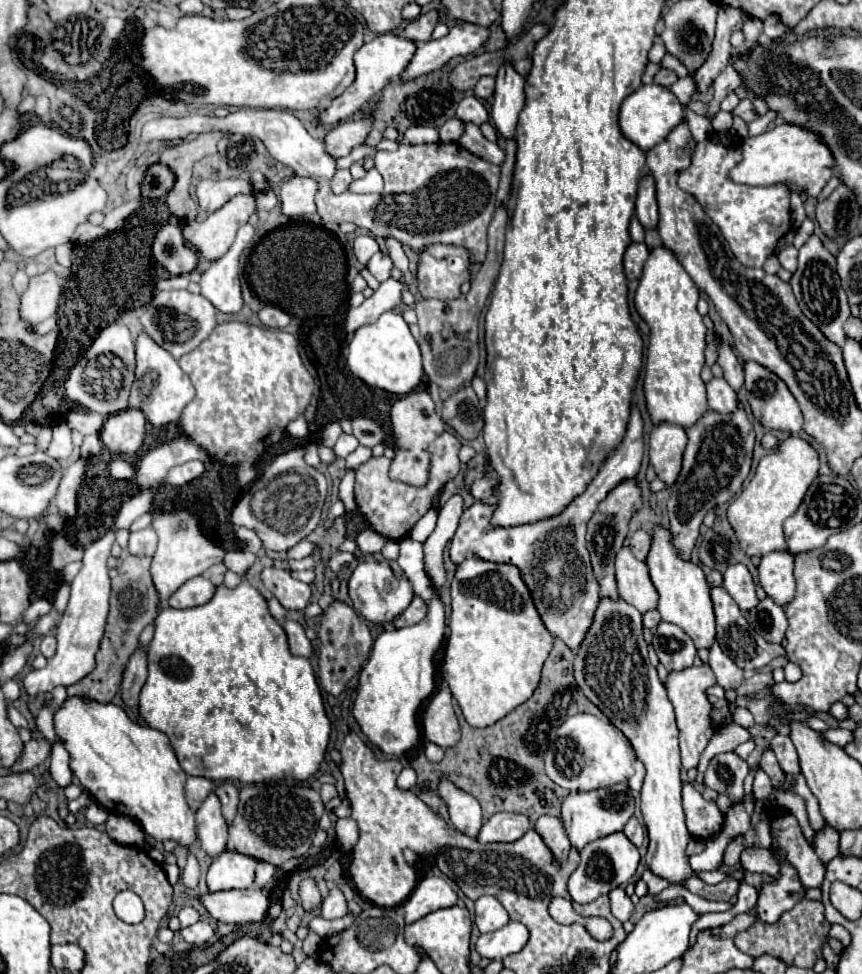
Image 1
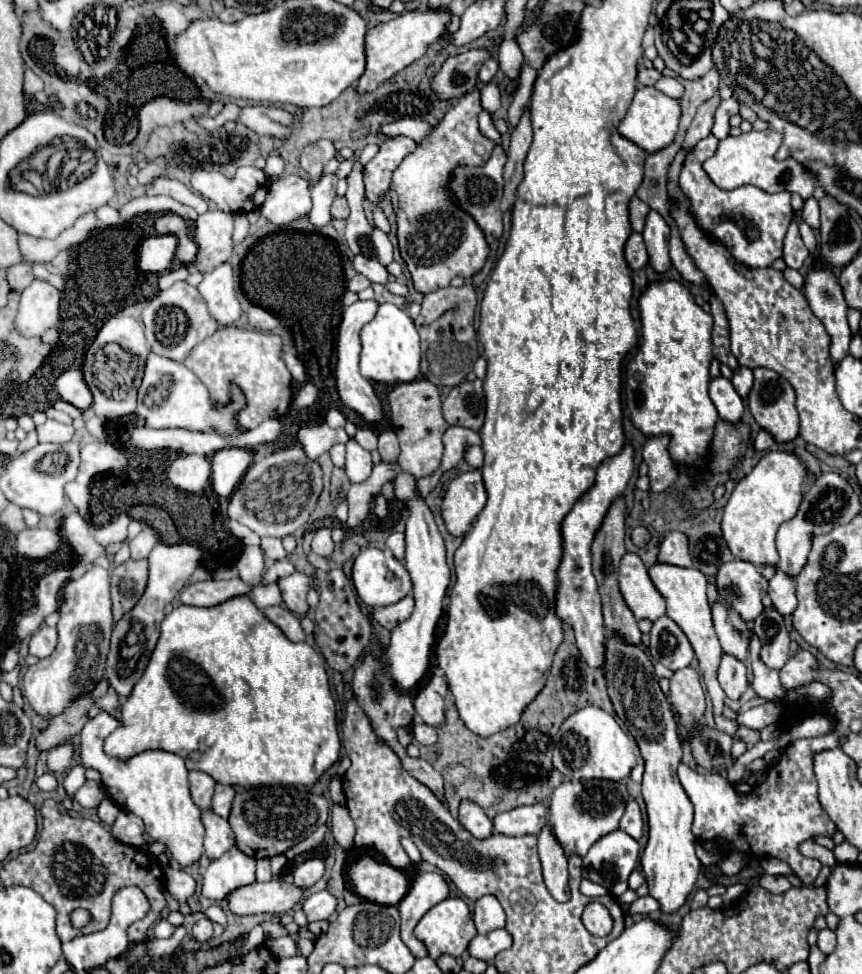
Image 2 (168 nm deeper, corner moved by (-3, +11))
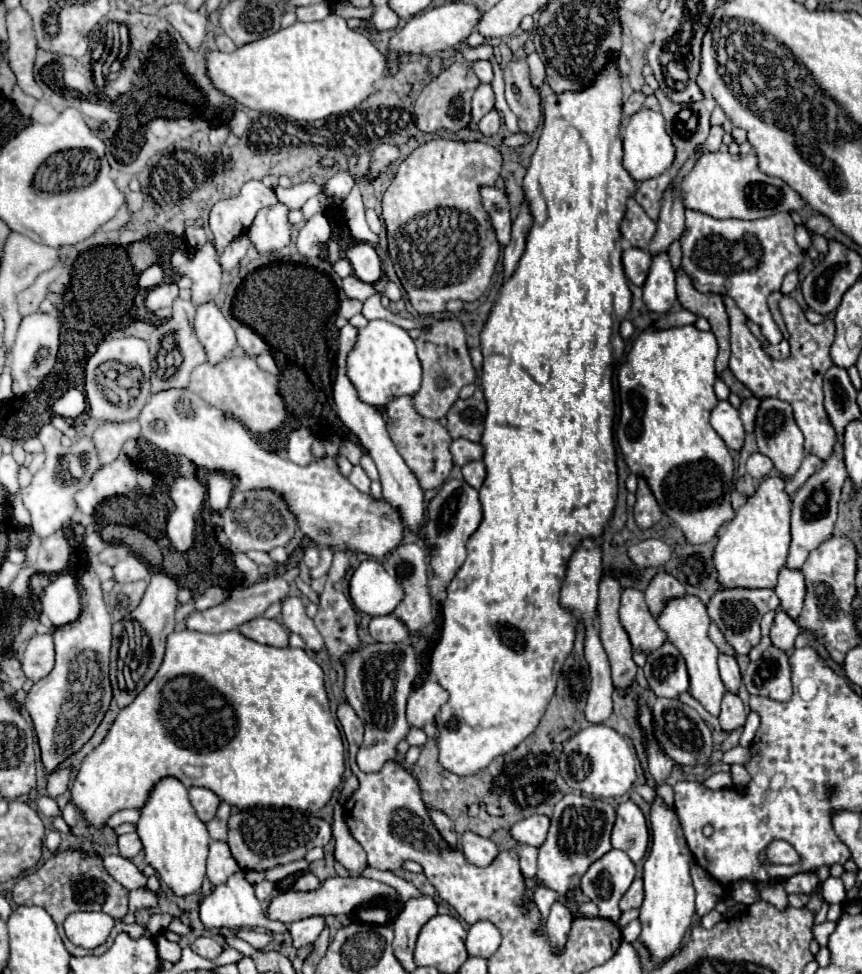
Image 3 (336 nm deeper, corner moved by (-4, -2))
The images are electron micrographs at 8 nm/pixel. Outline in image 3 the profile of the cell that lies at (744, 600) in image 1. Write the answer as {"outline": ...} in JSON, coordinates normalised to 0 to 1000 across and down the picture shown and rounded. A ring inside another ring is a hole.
{"outline":[[[833,604],[833,606],[828,608],[828,612],[824,614],[824,618],[821,618],[821,632],[833,641],[833,645],[835,645],[838,651],[842,653],[842,659],[845,659],[856,671],[868,671],[868,669],[882,659],[882,634],[884,634],[889,628],[893,628],[893,626],[898,626],[898,624],[903,624],[903,622],[905,622],[905,616],[903,616],[900,608],[893,606],[893,604]]]}

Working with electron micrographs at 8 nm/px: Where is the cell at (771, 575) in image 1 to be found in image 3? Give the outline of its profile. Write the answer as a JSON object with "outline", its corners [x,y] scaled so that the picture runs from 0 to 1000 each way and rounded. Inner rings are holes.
{"outline":[[[900,628],[898,632],[898,641],[893,647],[893,657],[896,661],[900,661],[903,665],[910,665],[910,669],[919,669],[921,667],[921,657],[928,651],[926,641],[912,630],[912,628]]]}

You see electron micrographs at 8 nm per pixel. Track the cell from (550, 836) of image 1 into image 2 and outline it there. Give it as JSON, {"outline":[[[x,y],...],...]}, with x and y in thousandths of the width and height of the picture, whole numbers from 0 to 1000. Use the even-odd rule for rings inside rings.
{"outline":[[[630,849],[630,853],[625,855],[625,882],[630,888],[630,902],[637,917],[644,925],[655,927],[660,923],[658,880],[637,849]]]}

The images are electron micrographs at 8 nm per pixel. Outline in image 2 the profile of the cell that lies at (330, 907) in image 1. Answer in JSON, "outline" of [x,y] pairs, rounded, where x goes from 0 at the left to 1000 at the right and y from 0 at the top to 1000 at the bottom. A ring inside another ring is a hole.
{"outline":[[[368,915],[354,923],[352,935],[356,939],[356,946],[382,944],[391,935],[391,923],[382,915]]]}

